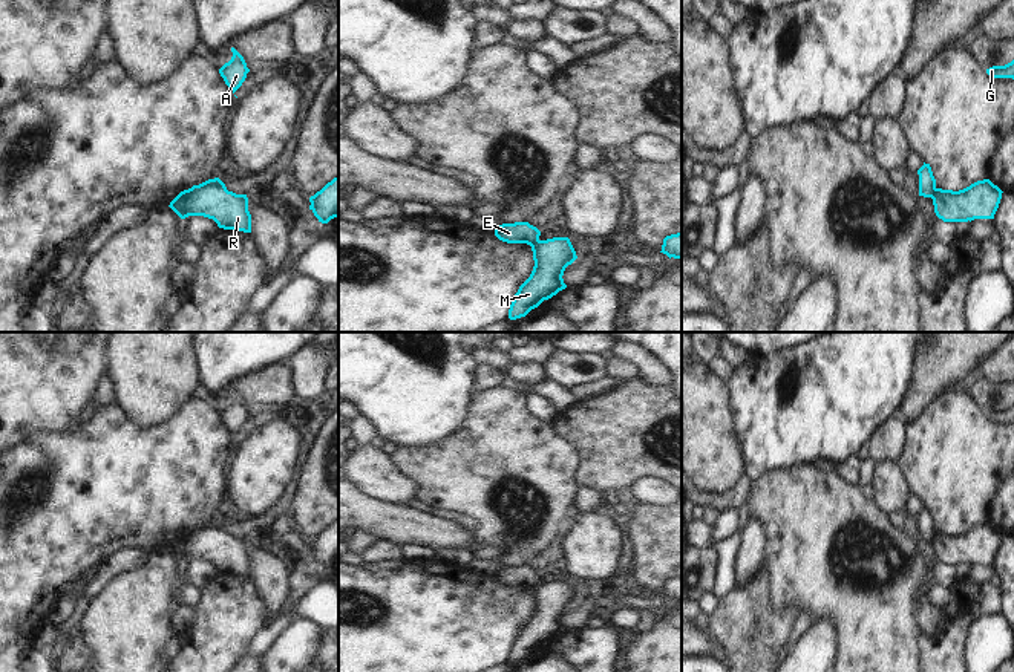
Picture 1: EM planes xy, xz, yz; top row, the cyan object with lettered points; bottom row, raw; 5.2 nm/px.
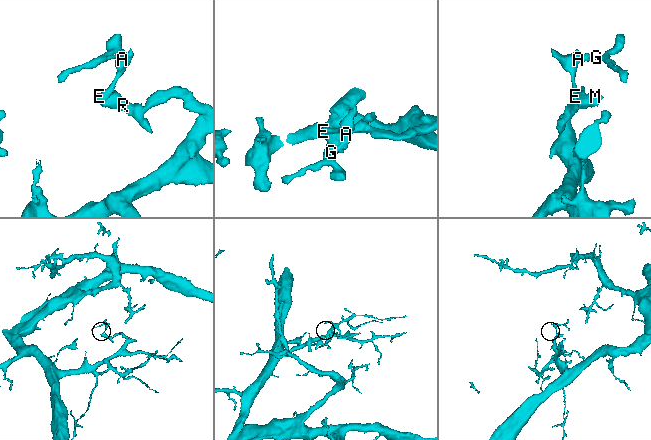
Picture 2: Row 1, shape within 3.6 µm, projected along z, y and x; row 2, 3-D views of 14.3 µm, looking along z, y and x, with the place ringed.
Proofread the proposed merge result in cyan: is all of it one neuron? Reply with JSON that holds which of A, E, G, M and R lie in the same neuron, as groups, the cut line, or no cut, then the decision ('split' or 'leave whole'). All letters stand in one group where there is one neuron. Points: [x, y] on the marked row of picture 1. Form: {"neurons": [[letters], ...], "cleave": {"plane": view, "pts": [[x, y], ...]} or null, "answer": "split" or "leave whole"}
{"neurons": [["A", "E", "G"], ["M", "R"]], "cleave": {"plane": "yz", "pts": [[936, 189], [932, 198]]}, "answer": "split"}

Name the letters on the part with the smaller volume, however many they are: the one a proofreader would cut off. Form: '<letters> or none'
A, E, G.

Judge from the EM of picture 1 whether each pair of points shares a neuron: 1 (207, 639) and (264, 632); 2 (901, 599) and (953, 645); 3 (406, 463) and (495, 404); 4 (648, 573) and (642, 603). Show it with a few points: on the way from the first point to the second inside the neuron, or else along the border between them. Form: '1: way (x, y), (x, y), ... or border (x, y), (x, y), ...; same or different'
1: border (265, 622), (251, 636), (245, 651); different
2: border (921, 628), (918, 639), (919, 655); different
3: way (429, 463), (441, 463), (477, 427); same
4: border (641, 593), (659, 596); different

